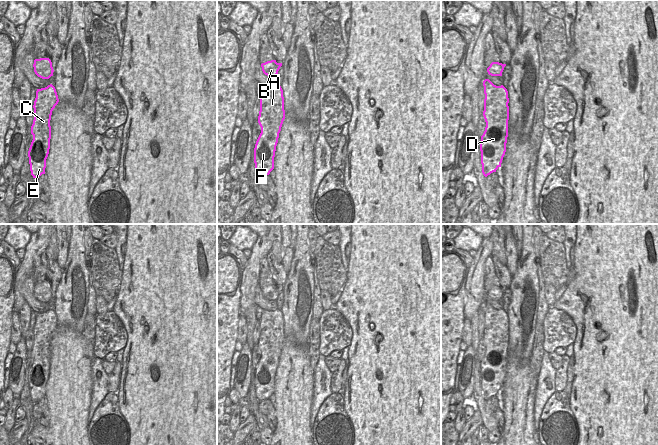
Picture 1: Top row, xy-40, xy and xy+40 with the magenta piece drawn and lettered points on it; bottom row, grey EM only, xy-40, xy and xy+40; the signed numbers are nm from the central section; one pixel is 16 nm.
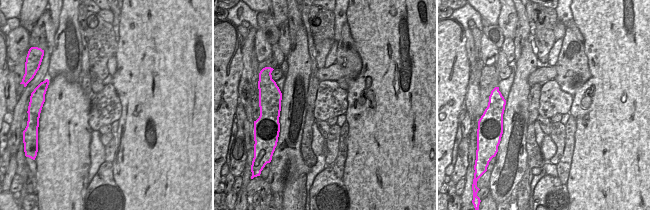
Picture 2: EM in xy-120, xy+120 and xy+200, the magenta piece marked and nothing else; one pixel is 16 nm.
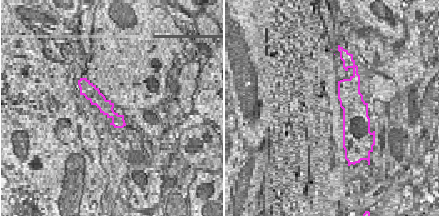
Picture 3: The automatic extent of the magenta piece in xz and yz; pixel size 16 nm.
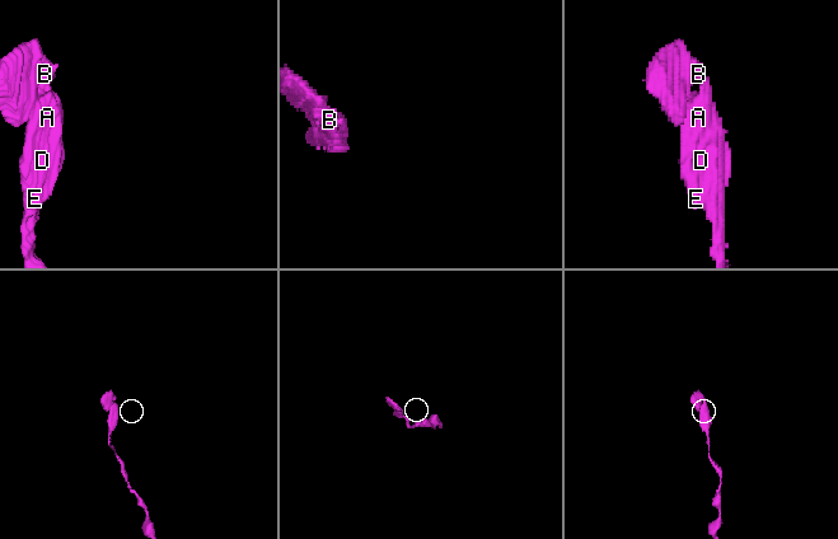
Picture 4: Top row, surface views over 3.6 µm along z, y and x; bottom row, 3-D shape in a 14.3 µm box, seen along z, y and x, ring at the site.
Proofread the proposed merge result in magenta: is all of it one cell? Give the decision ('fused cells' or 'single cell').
single cell

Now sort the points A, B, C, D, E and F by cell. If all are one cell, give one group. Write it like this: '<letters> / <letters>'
A B C D E F

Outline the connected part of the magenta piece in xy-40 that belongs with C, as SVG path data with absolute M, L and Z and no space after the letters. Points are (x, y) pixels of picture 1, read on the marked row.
M52 84L37 89L33 105L34 120L31 126L33 140L28 151L30 171L33 178L45 174L51 139L50 120L52 111L58 102L58 95Z

